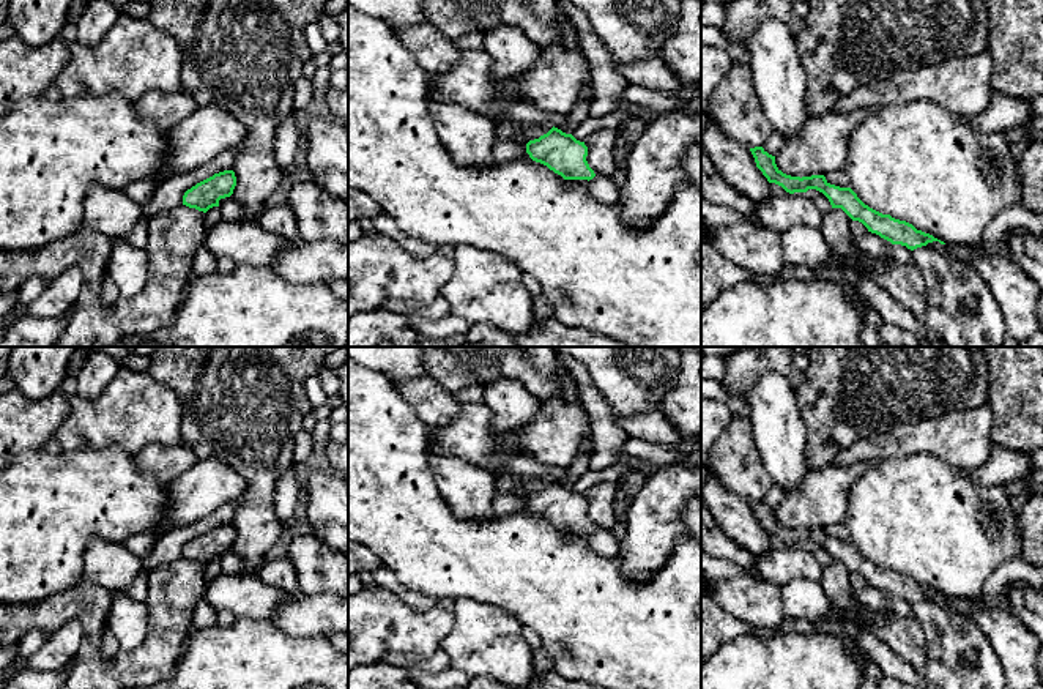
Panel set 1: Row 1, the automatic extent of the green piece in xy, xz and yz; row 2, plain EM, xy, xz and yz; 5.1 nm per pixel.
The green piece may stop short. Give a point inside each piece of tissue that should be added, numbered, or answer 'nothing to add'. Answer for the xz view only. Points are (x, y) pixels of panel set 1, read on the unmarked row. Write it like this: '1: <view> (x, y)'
1: xz (604, 543)

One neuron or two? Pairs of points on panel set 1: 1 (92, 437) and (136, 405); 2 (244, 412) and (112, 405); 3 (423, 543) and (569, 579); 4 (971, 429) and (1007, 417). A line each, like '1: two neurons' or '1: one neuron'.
1: one neuron
2: two neurons
3: one neuron
4: two neurons

